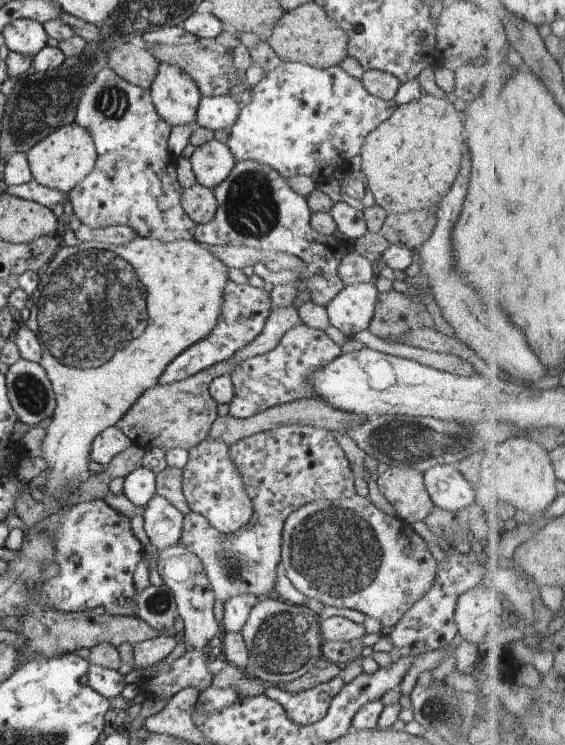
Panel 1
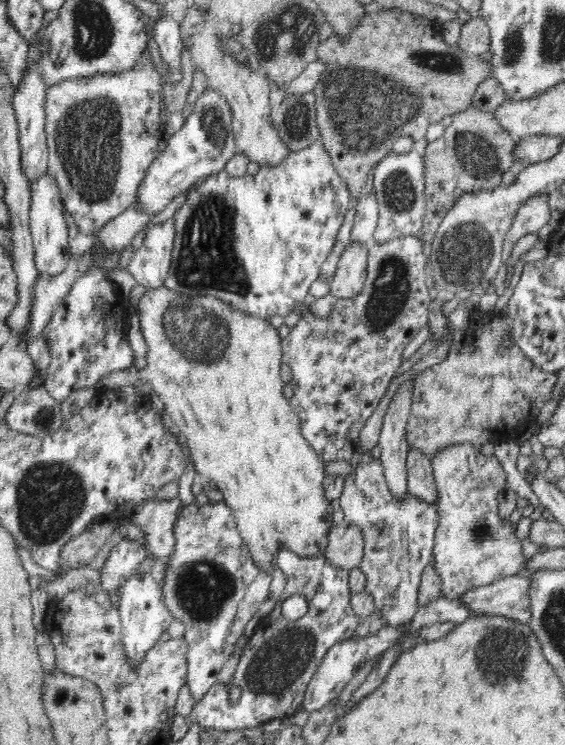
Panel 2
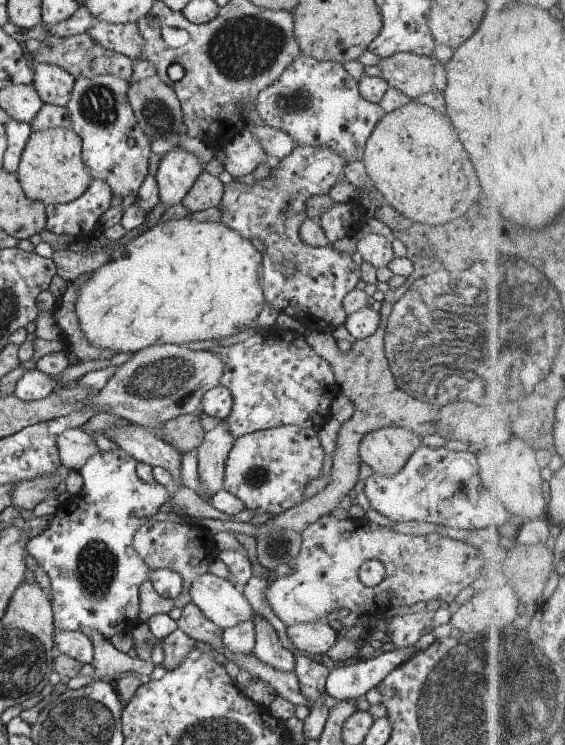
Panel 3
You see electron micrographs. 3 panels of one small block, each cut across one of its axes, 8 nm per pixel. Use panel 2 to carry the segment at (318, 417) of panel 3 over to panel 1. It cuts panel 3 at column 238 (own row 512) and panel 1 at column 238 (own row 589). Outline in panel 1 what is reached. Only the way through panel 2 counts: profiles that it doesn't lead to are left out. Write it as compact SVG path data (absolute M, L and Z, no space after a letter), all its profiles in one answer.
M304 324L291 328L282 335L282 340L279 340L274 350L242 361L238 368L229 374L235 390L234 398L229 404L229 414L246 419L275 405L316 397L317 394L310 384L310 376L318 368L330 364L341 353L341 347L325 331Z

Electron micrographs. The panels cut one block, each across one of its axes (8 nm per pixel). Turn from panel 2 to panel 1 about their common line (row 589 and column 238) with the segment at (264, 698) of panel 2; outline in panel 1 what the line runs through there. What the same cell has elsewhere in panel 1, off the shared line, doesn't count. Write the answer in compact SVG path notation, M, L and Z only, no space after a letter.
M228 279L223 288L223 301L218 322L214 330L204 338L179 354L172 362L168 363L158 384L172 384L184 380L205 368L218 364L238 352L243 346L250 344L262 332L272 311L270 306L270 293L265 289L253 287L248 283L236 284Z

